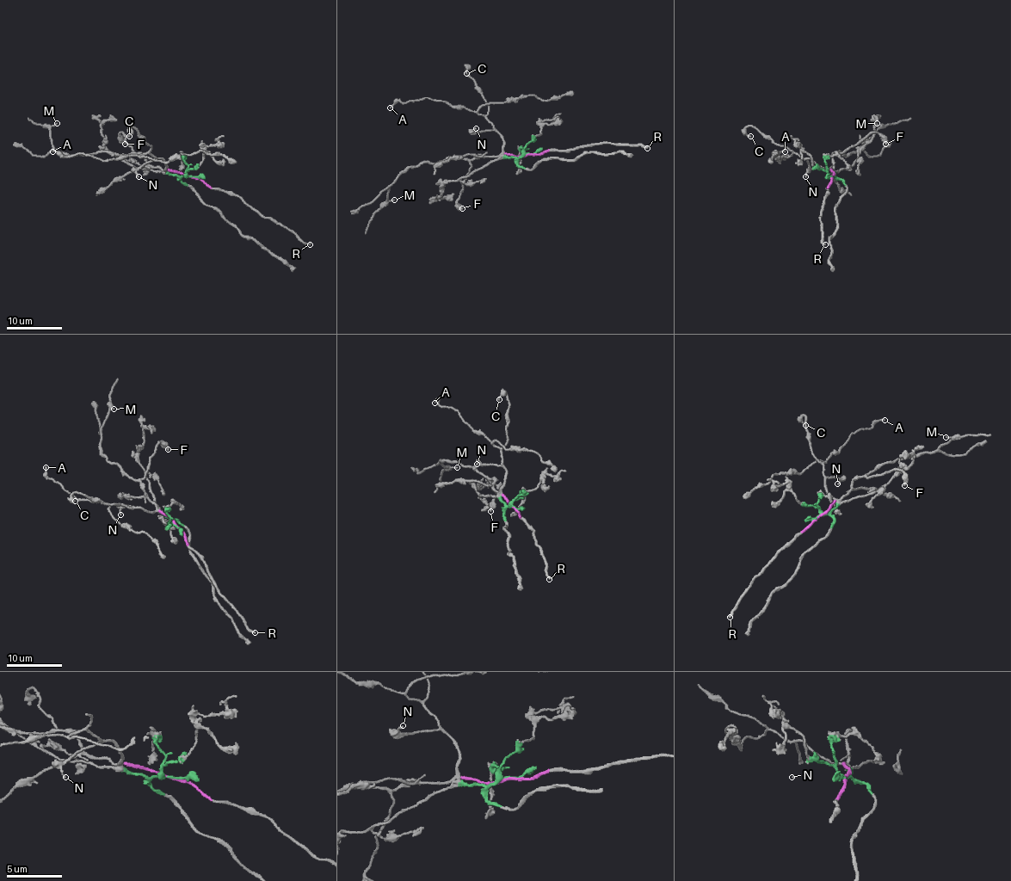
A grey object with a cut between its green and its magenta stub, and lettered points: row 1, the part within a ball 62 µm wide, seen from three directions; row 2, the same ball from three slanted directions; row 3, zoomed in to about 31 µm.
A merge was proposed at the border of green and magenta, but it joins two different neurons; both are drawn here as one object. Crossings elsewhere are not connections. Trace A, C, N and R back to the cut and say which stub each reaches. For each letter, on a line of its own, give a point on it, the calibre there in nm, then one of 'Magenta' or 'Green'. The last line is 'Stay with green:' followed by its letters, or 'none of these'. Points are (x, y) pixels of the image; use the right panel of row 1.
A: Place: (785, 151). Thickness 160 nm. Magenta
C: Place: (750, 136). Thickness 140 nm. Magenta
N: Place: (805, 176). Thickness 130 nm. Magenta
R: Place: (825, 244). Thickness 240 nm. Magenta
Stay with green: none of these

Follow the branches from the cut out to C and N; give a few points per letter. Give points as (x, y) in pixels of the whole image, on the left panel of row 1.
C: (190, 176), (166, 169), (166, 164), (148, 151), (151, 146), (129, 126), (129, 137)
N: (190, 176), (166, 169), (166, 164), (159, 158), (143, 164), (136, 171), (138, 176)

